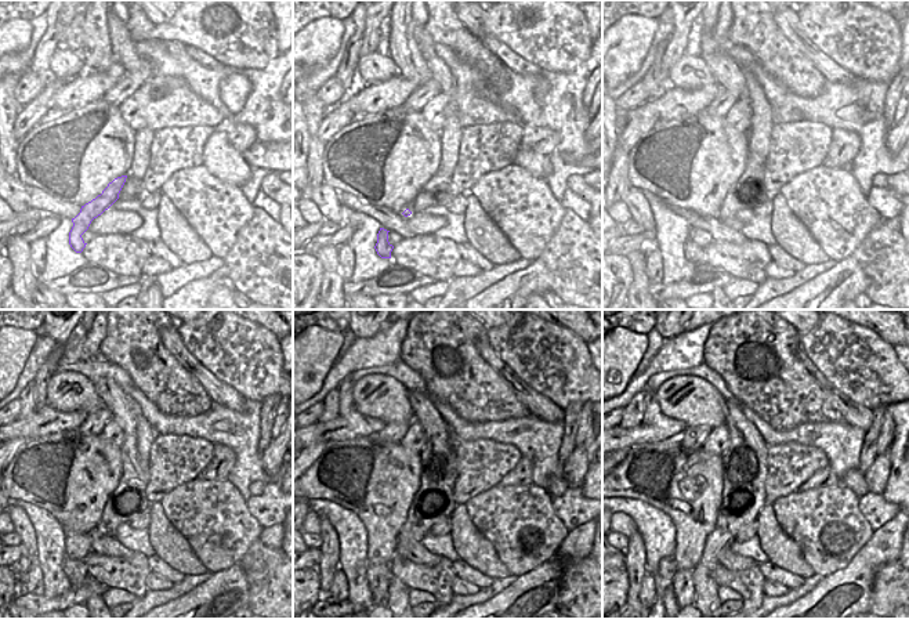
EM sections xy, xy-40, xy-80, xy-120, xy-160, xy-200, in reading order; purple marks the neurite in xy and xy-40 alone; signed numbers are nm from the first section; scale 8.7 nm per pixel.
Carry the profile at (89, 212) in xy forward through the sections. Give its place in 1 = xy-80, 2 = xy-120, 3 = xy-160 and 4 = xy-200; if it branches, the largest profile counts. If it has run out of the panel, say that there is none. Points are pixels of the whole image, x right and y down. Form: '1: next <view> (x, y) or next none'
1: next xy-80 (694, 253)
2: next xy-120 (75, 569)
3: next xy-160 (379, 576)
4: next xy-200 (683, 583)

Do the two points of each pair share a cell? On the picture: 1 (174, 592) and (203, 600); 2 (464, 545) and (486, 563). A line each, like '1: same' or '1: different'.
1: different
2: same

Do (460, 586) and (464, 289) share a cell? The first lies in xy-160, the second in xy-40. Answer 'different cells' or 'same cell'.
different cells

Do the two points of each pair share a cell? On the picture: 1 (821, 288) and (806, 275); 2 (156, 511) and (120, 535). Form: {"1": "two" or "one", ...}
{"1": "two", "2": "two"}

